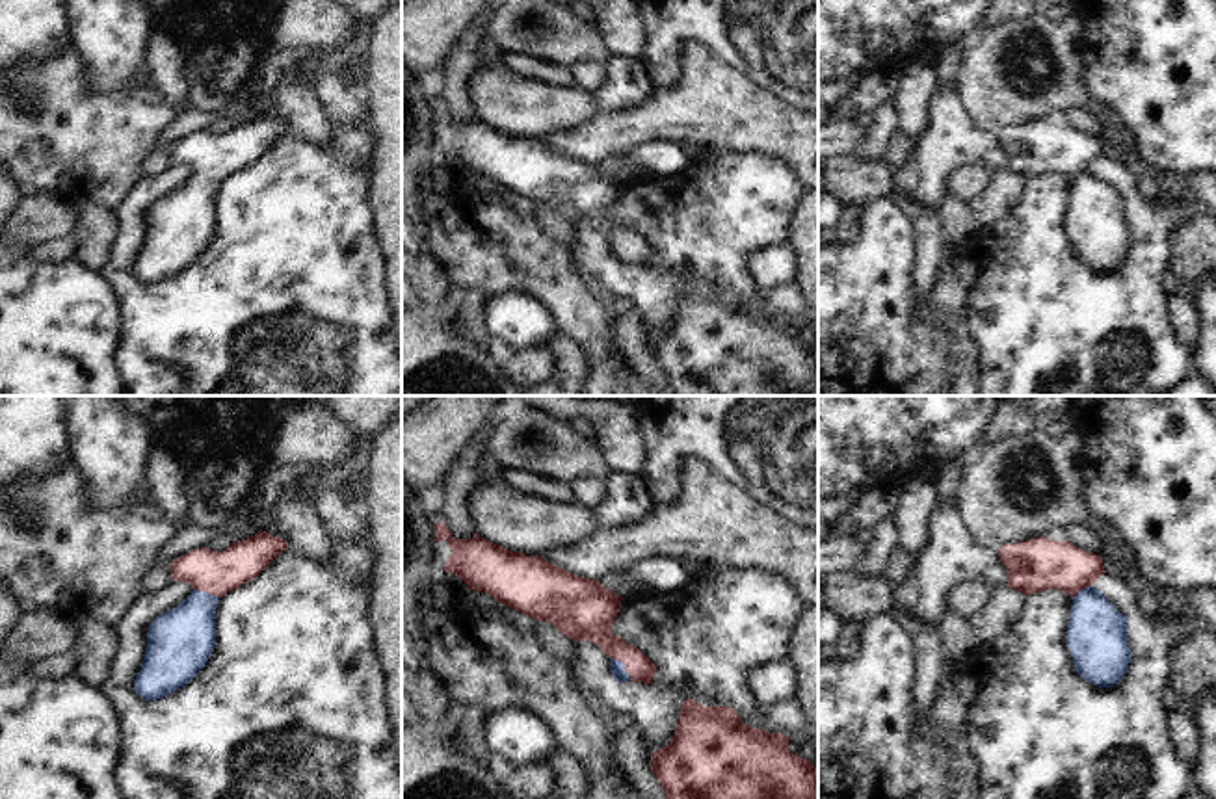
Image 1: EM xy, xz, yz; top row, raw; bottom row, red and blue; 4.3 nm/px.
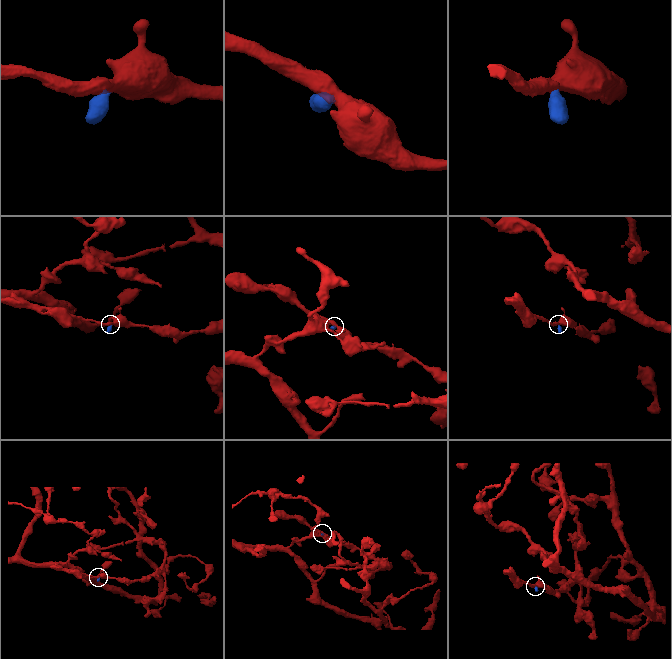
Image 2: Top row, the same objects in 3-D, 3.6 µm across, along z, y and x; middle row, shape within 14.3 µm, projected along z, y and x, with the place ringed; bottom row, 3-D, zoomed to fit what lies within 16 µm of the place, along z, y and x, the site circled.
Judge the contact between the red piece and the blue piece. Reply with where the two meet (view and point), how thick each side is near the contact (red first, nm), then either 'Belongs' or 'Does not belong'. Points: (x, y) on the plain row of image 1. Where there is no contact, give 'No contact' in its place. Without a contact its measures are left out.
Touches red at xz (625, 251). Thickness 170 nm (red) against 70 nm. Belongs

